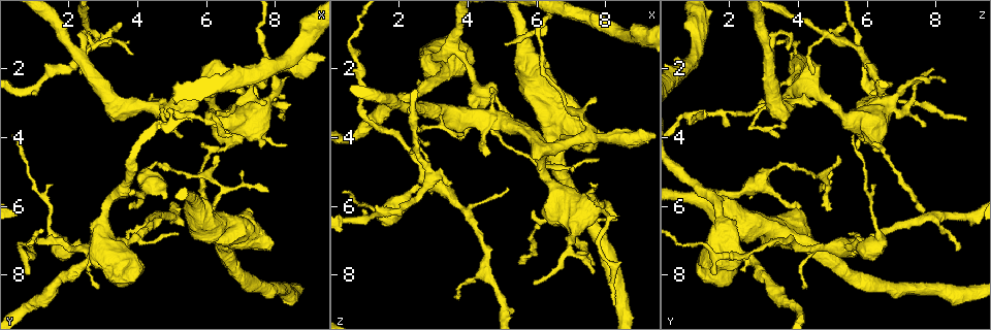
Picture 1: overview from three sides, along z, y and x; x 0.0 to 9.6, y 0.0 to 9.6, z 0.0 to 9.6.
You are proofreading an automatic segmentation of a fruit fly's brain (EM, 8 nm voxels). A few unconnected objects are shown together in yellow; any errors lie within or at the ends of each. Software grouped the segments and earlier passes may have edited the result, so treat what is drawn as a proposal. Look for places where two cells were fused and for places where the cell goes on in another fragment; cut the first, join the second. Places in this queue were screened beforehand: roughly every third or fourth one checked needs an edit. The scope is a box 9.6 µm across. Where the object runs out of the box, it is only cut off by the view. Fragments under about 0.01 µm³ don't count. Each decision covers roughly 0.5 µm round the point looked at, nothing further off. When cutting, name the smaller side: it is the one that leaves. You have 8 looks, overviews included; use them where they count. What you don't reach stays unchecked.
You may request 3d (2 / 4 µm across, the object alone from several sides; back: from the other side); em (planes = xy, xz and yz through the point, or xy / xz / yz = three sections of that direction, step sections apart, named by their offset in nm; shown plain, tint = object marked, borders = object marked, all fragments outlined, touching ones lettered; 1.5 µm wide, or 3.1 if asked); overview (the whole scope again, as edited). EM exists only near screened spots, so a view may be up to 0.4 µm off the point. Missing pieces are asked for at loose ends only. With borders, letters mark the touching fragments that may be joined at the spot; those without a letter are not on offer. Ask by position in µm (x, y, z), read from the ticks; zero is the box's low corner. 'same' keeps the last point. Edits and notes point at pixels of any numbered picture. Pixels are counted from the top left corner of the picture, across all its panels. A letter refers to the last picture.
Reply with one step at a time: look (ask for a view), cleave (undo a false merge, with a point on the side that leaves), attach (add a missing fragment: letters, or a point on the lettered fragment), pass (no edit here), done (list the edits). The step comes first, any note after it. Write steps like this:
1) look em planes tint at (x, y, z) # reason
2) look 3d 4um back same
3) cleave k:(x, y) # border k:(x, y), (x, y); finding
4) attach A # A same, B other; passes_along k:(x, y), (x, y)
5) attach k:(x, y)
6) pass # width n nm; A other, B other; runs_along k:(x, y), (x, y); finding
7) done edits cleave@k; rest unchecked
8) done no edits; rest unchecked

look em xz step 8 tint at (6.35, 4.35, 6.35) # sudden change in width

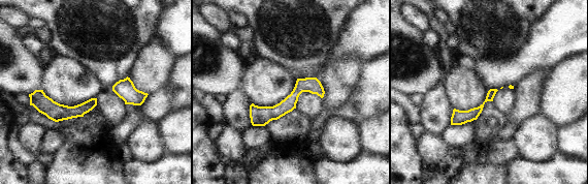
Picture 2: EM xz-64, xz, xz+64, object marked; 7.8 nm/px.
look em xz step 8 borders same # see the neighbours

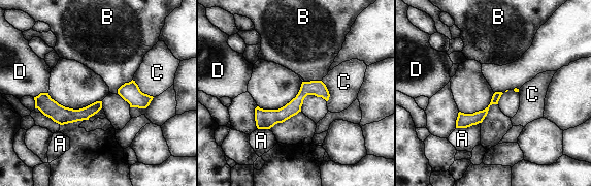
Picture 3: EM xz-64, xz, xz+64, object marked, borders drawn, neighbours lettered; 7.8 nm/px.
pass # longest_contact C 220 nm; A other, B other, C other, D other; one cell here

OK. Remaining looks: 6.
look em xy step 8 borders at (6.20, 6.10, 4.90) # free end

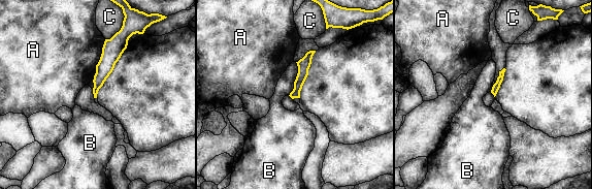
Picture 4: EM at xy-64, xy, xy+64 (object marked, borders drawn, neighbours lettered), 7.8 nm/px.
look em planes borders same # another direction

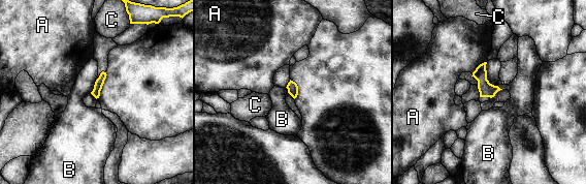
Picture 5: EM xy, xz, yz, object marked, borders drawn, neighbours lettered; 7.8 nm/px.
pass # longest_contact B 260 nm; A other, B other, C other; no lettered fragment goes on from it

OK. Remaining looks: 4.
look 3d 2um back at (5.40, 6.20, 7.65)

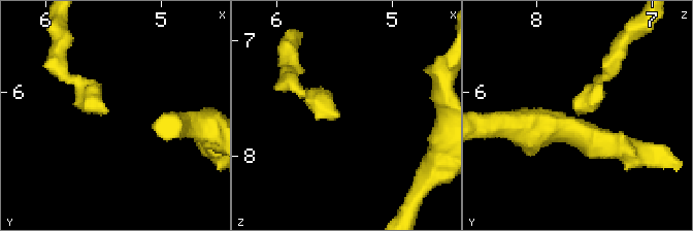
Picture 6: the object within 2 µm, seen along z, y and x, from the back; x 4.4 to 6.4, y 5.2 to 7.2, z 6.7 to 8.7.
look em xy step 8 tint at (5.44, 6.16, 7.66) # shape alone is not enough

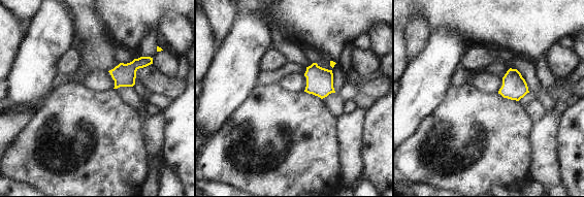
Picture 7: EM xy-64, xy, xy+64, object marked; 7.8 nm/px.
look em planes borders same # cut it another way

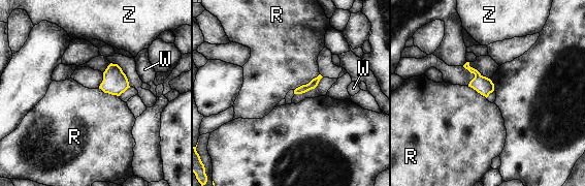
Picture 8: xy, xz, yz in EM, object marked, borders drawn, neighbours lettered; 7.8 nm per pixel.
pass # R other, W other, Z other; border 8:(319, 73), (294, 90); none of them fits

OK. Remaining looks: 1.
done no edits; rest unchecked

